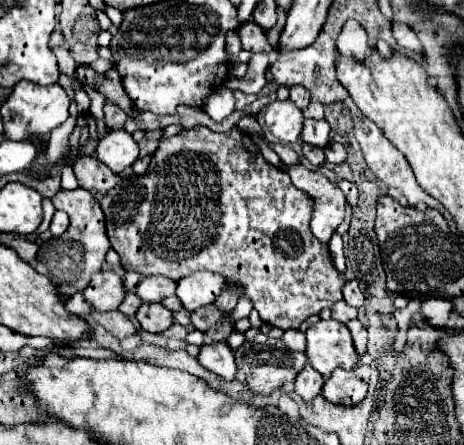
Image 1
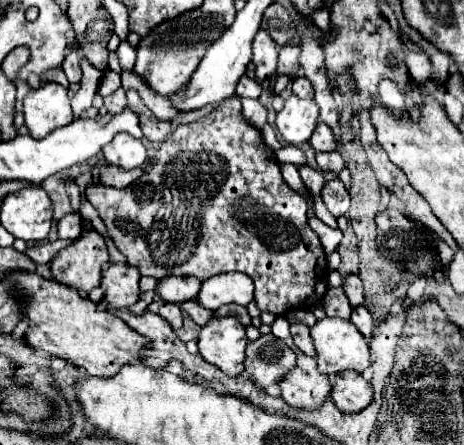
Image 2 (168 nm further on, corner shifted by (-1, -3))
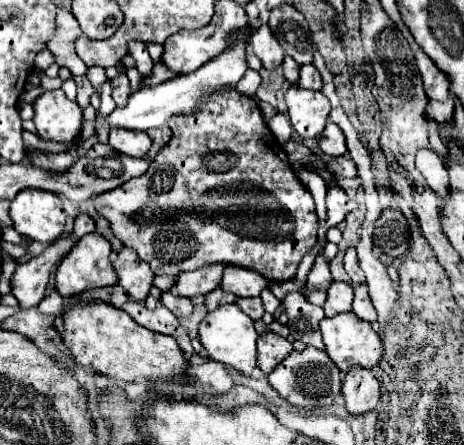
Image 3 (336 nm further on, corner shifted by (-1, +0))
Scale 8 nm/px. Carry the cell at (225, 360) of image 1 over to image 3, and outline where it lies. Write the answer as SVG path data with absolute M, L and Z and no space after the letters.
M235 303L233 305L221 305L221 309L215 309L205 315L205 319L199 323L199 341L207 349L209 357L213 361L219 361L223 365L233 367L235 371L243 375L251 375L257 367L257 331L253 327L253 319L245 315Z

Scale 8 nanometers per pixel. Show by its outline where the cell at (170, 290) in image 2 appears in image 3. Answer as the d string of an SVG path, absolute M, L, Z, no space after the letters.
M205 265L205 269L181 273L177 277L175 289L183 297L197 297L197 295L207 295L213 289L221 285L221 273L225 265Z

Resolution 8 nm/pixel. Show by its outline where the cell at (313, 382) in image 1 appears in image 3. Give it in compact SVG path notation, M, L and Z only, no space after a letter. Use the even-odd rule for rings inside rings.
M305 347L303 351L293 351L269 373L267 379L283 399L287 399L293 407L301 409L329 407L333 399L341 393L341 371L325 351L313 347ZM317 391L329 391L329 393L317 393Z

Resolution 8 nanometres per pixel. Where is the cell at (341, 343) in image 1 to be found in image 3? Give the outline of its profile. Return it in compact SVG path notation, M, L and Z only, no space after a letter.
M353 311L337 313L333 317L325 317L321 321L321 333L323 333L327 355L333 359L333 363L343 373L347 373L353 365L359 365L359 367L365 367L365 369L373 369L373 367L379 365L379 361L383 357L383 343L381 343L379 333L371 327L371 323L361 321Z

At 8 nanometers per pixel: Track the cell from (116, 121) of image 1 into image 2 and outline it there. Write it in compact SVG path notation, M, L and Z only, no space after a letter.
M119 88L117 92L113 92L111 96L105 98L107 112L123 112L125 104L127 104L127 100L125 100L125 90L123 88Z

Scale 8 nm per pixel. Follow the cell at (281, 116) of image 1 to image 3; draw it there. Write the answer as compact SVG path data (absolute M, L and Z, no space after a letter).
M289 87L285 91L285 103L291 125L303 139L319 137L323 133L331 111L331 103L321 91Z

